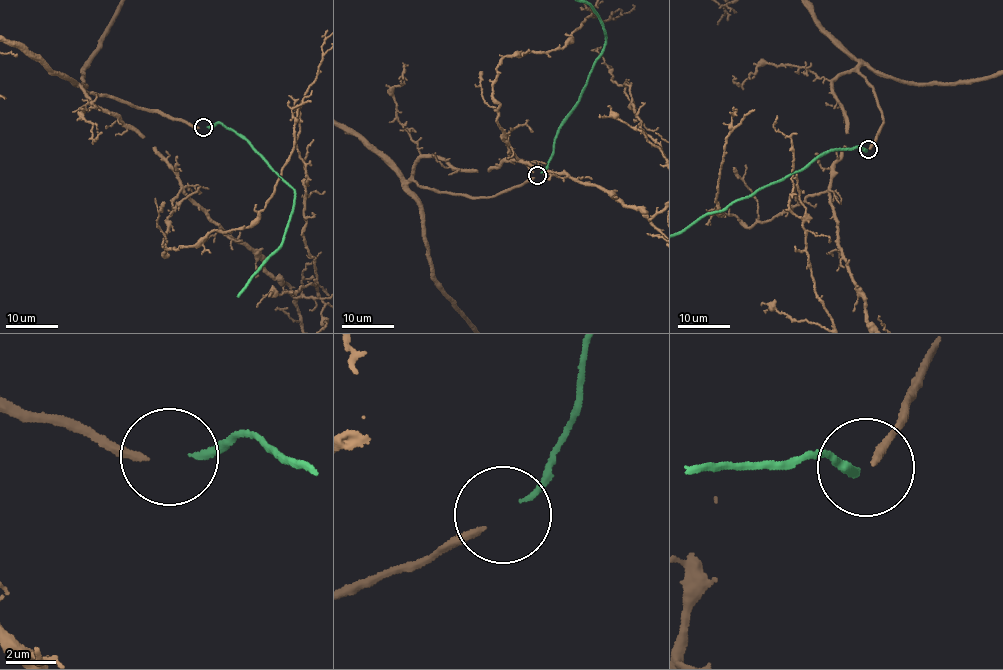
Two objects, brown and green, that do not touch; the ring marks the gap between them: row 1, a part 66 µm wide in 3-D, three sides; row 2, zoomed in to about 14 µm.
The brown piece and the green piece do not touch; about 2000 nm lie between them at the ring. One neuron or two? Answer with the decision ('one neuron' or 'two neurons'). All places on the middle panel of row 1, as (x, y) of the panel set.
one neuron

